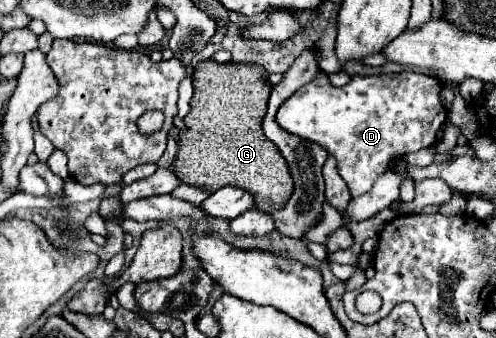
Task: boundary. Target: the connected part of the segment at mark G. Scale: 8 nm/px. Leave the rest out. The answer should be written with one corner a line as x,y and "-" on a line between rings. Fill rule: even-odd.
202,60
194,68
192,84
192,110
184,118
186,128
180,132
174,174
184,184
210,194
222,186
238,186
254,196
256,208
262,212
282,208
292,196
294,182
286,160
262,132
262,120
272,92
266,70
244,62
216,64

